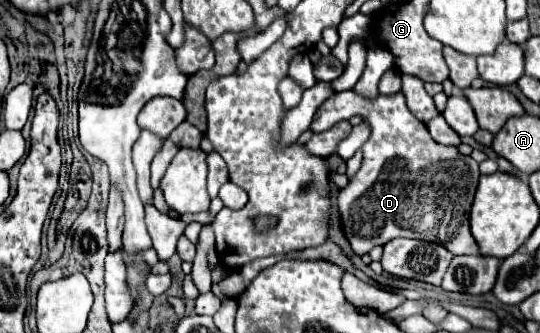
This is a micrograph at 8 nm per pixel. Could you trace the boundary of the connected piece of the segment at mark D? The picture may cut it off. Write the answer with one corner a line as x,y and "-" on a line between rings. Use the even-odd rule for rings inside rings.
354,90
332,94
328,100
324,100
318,110
316,118
310,124
312,132
323,132
331,128
340,120
349,120
352,116
360,116
362,122
370,126
370,138
362,146
364,160
360,170
350,178
348,186
338,190
338,210
340,210
340,224
344,230
344,236
348,238
352,252
358,256
368,254
374,246
384,246
392,238
404,236
404,238
420,238
426,242
440,244
448,248
452,254
478,254
478,244
474,242
474,236
470,234
468,216
470,206
474,200
474,192
478,186
478,162
474,162
470,156
462,156
454,146
442,146
436,144
428,128
416,120
412,114
408,114
408,106
404,100
404,94
378,94
376,98
364,98
356,94

